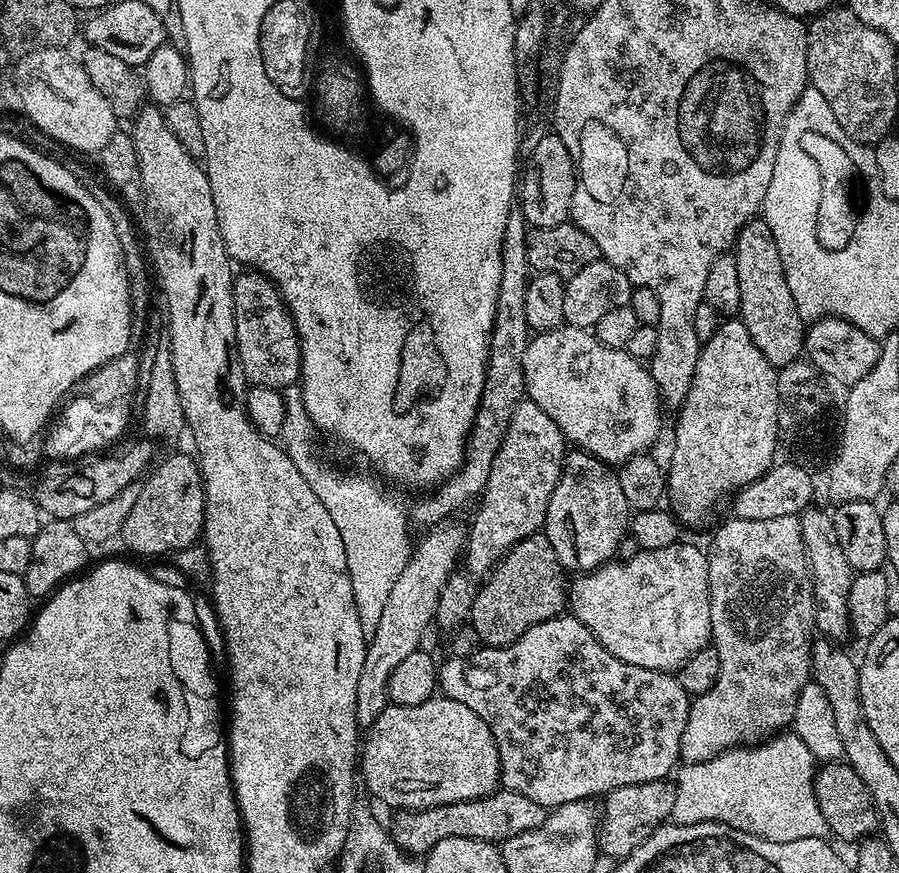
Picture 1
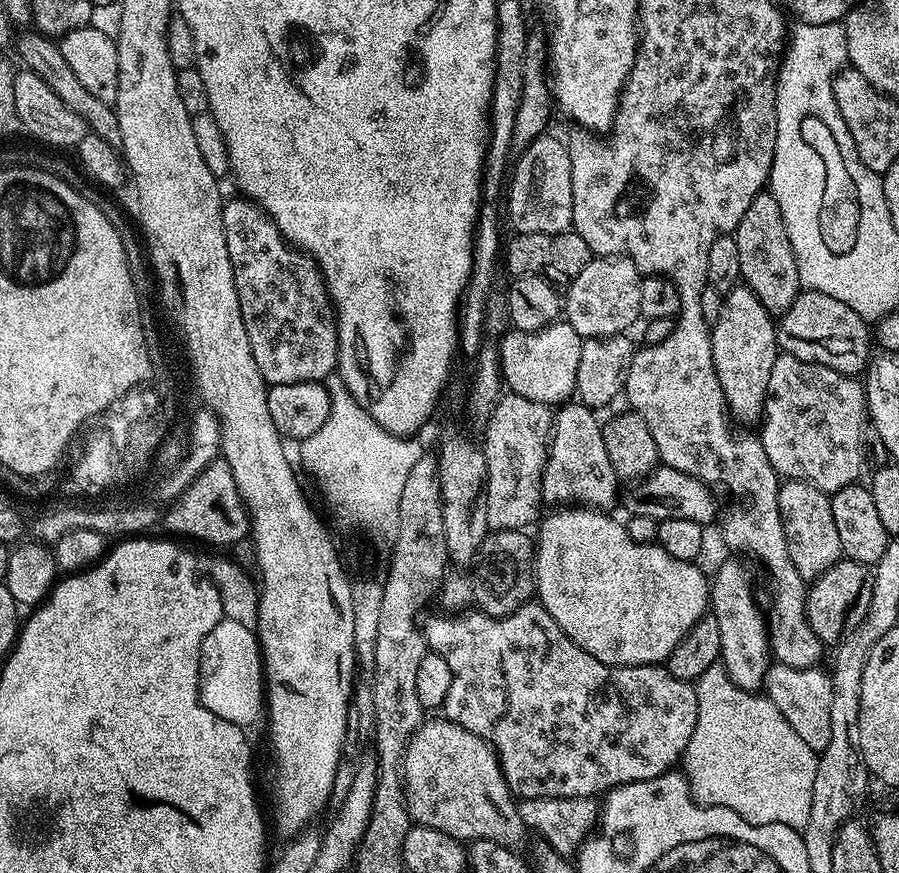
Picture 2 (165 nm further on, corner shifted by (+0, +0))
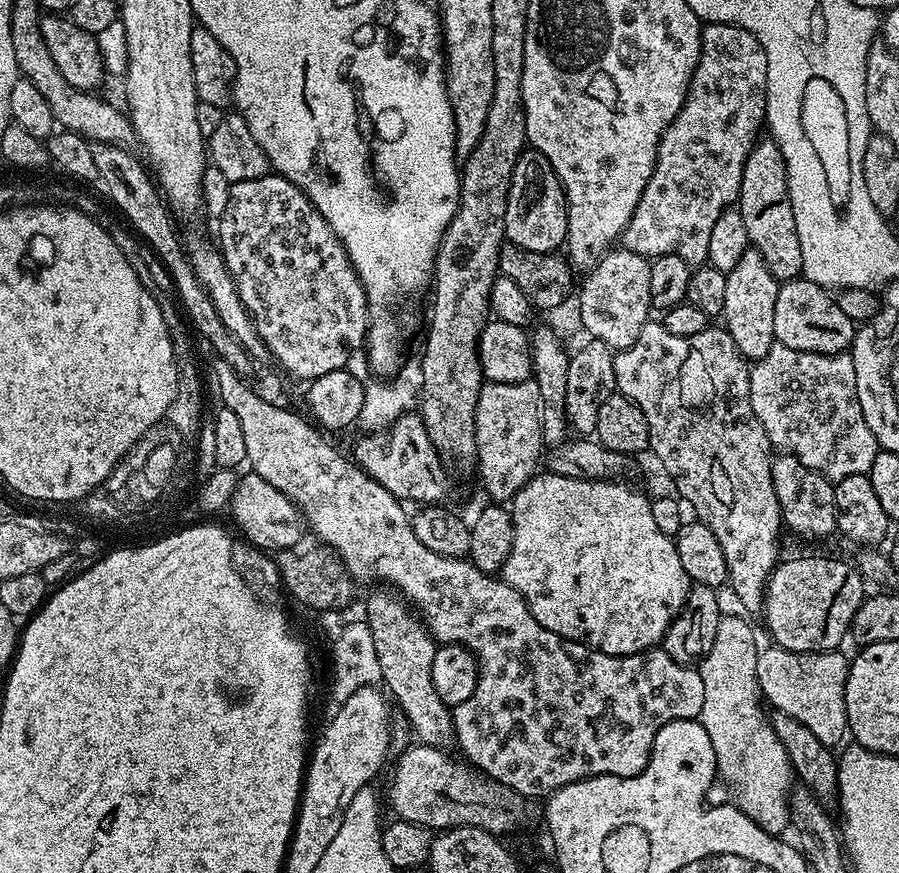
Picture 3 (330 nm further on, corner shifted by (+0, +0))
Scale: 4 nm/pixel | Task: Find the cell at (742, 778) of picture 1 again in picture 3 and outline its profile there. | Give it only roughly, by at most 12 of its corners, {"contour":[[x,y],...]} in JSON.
{"contour":[[721,617],[698,719],[742,810],[781,835],[794,773],[757,682],[756,644]]}

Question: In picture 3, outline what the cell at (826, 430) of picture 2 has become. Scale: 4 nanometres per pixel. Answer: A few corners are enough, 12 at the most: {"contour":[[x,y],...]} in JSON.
{"contour":[[775,343],[750,406],[773,449],[833,482],[878,445],[851,351]]}

